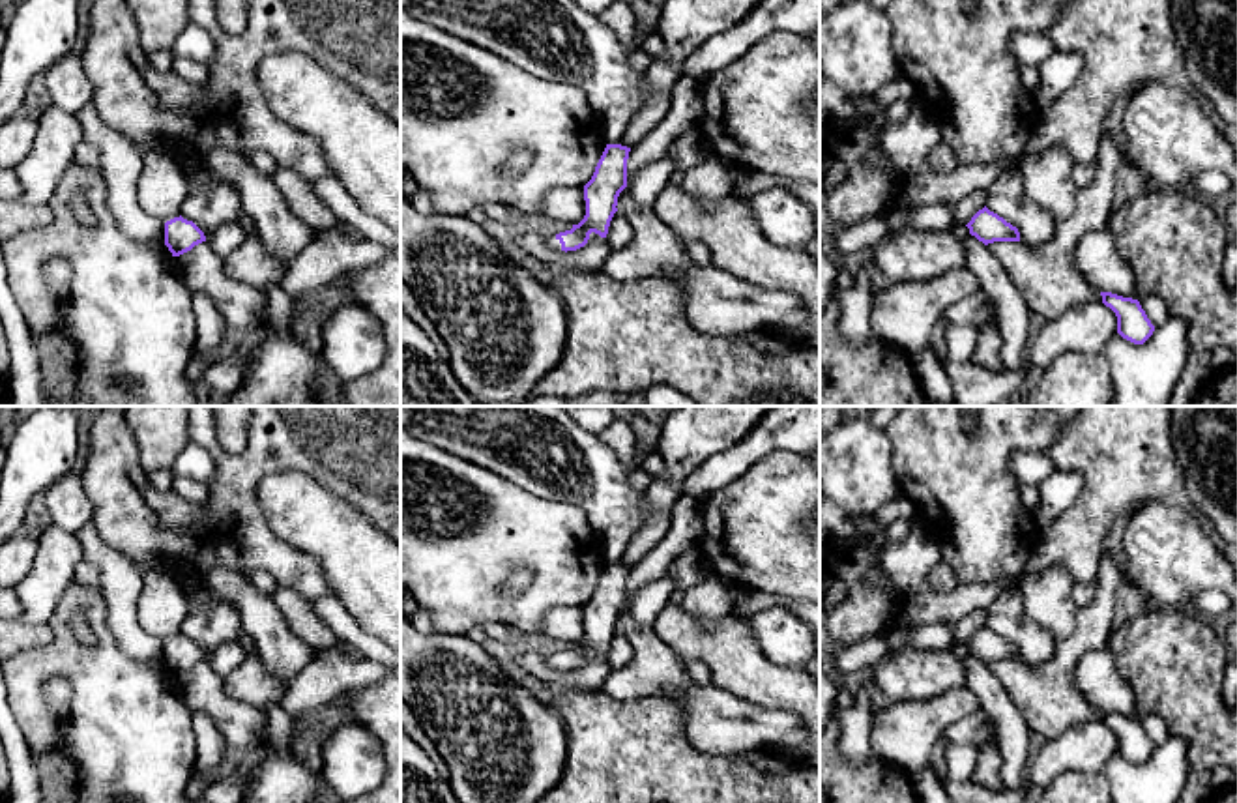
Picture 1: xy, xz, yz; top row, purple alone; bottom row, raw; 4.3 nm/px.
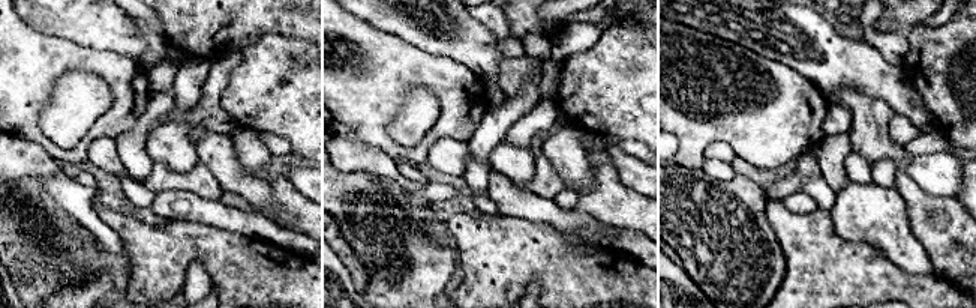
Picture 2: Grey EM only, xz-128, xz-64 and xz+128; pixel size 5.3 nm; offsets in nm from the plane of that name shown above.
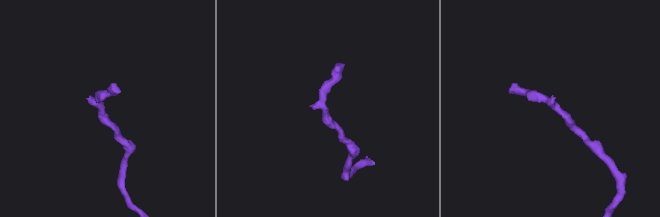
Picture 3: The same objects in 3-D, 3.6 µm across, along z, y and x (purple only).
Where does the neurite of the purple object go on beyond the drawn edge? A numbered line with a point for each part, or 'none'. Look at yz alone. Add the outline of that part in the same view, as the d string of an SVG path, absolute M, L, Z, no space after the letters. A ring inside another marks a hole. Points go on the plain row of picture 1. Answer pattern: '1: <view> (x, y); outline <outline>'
none

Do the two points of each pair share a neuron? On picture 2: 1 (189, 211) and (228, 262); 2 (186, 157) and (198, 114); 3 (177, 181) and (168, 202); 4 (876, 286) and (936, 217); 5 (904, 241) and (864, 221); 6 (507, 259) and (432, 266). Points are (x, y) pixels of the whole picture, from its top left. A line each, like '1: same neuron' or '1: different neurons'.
1: different neurons
2: same neuron
3: different neurons
4: different neurons
5: same neuron
6: different neurons

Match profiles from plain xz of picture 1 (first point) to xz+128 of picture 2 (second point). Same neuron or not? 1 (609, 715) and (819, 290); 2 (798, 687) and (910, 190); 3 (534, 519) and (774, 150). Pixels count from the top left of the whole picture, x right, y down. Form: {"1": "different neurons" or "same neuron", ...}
{"1": "same neuron", "2": "same neuron", "3": "same neuron"}

